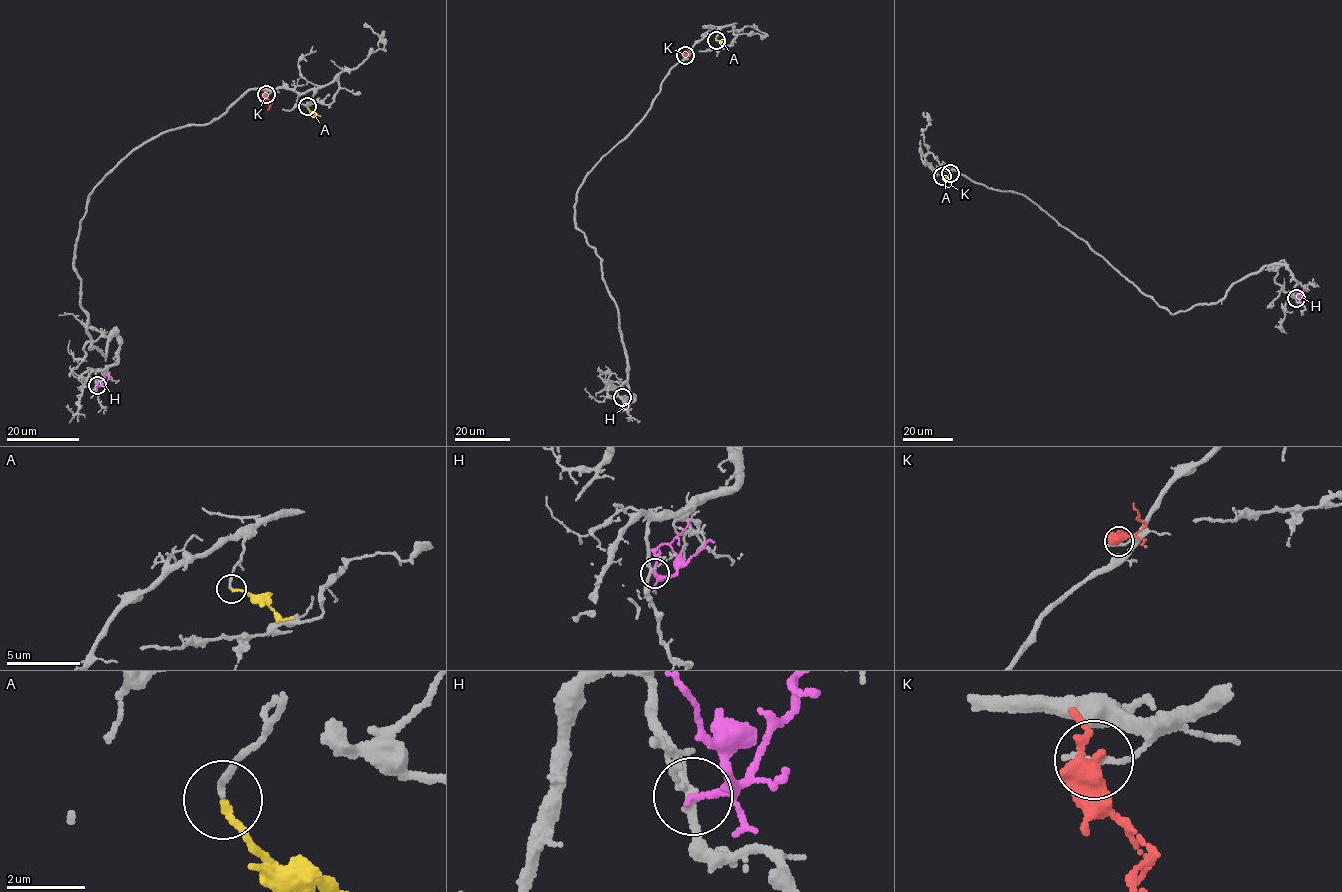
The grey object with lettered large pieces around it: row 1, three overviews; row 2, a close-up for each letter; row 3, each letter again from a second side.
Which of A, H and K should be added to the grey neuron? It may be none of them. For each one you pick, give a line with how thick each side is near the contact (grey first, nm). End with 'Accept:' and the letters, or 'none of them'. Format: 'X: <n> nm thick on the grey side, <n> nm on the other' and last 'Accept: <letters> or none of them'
A: 140 nm thick on the grey side, 170 nm on the other
Accept: A

